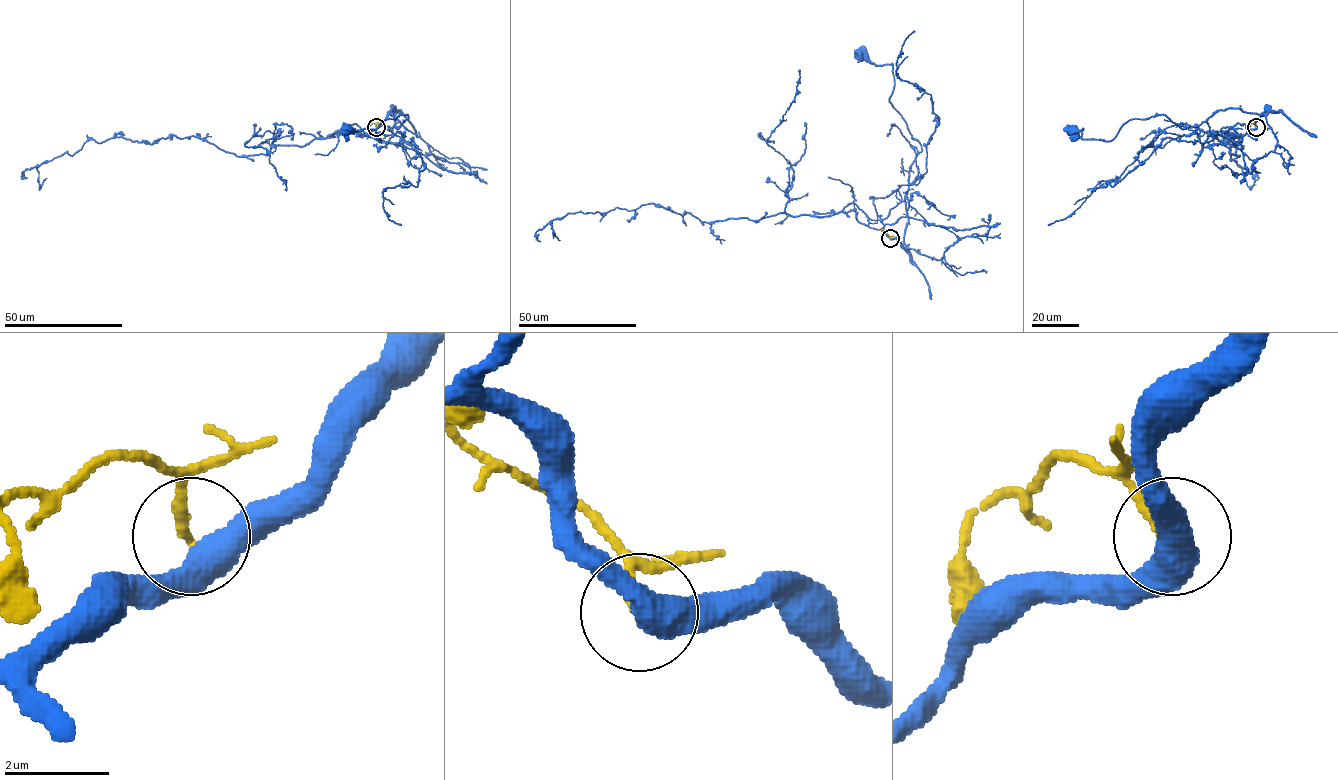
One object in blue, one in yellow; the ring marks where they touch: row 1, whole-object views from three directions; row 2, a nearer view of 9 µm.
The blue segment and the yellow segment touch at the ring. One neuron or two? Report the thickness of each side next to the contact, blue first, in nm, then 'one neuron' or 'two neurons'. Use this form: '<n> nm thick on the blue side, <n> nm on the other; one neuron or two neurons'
500 nm thick on the blue side, 220 nm on the other; two neurons

